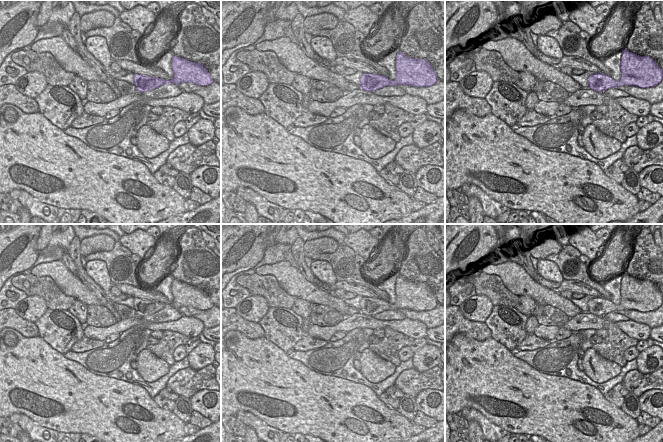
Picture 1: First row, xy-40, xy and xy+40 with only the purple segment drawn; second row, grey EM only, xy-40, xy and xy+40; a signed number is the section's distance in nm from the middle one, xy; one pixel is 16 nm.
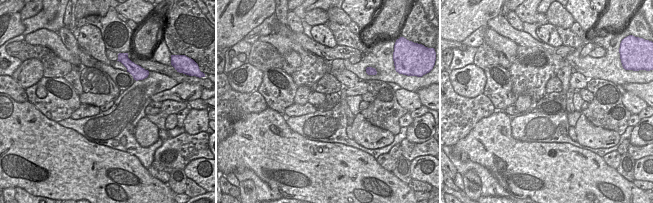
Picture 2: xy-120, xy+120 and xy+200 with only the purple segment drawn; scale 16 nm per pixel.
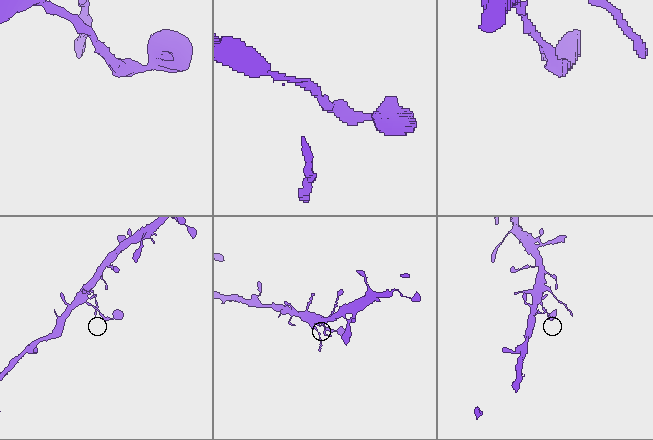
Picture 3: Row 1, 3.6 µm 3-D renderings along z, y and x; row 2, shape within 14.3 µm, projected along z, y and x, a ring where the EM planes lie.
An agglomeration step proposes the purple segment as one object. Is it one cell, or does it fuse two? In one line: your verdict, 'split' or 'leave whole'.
leave whole

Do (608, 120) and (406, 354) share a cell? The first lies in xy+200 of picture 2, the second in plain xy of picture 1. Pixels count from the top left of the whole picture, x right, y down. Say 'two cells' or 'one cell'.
two cells

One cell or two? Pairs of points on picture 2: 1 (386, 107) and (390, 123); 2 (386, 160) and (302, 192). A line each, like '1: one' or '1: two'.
1: one
2: two

